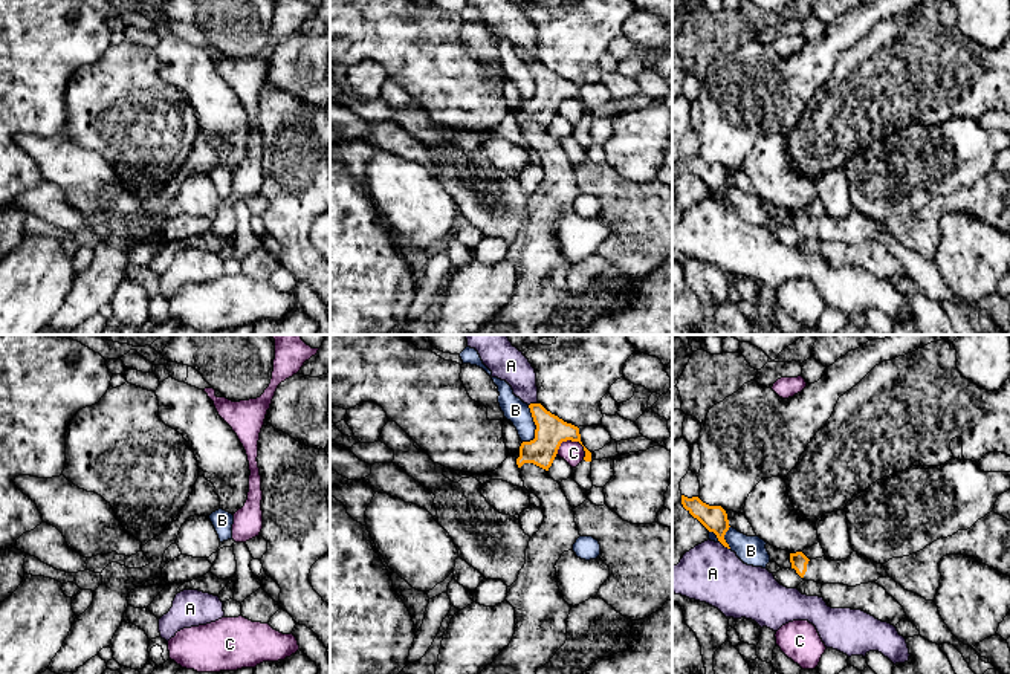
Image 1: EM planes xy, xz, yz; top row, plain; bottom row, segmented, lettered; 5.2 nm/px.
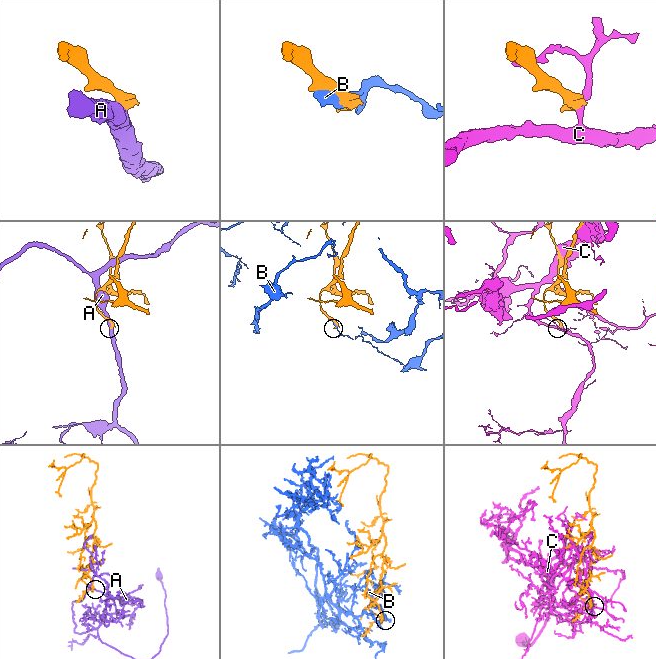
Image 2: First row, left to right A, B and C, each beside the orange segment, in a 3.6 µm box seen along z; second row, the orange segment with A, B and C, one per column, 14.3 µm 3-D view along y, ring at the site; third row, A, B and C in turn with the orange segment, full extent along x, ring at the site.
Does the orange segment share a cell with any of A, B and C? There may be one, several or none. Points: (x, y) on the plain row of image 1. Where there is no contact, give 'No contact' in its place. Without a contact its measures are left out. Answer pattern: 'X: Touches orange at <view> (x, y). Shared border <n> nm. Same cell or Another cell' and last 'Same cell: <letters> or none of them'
A: Touches orange at xz (534, 61). Shared border 60 nm. Another cell
B: Touches orange at xz (537, 84). Shared border 200 nm. Another cell
C: Touches orange at xz (569, 97). Shared border 170 nm. Another cell
Same cell: none of them

